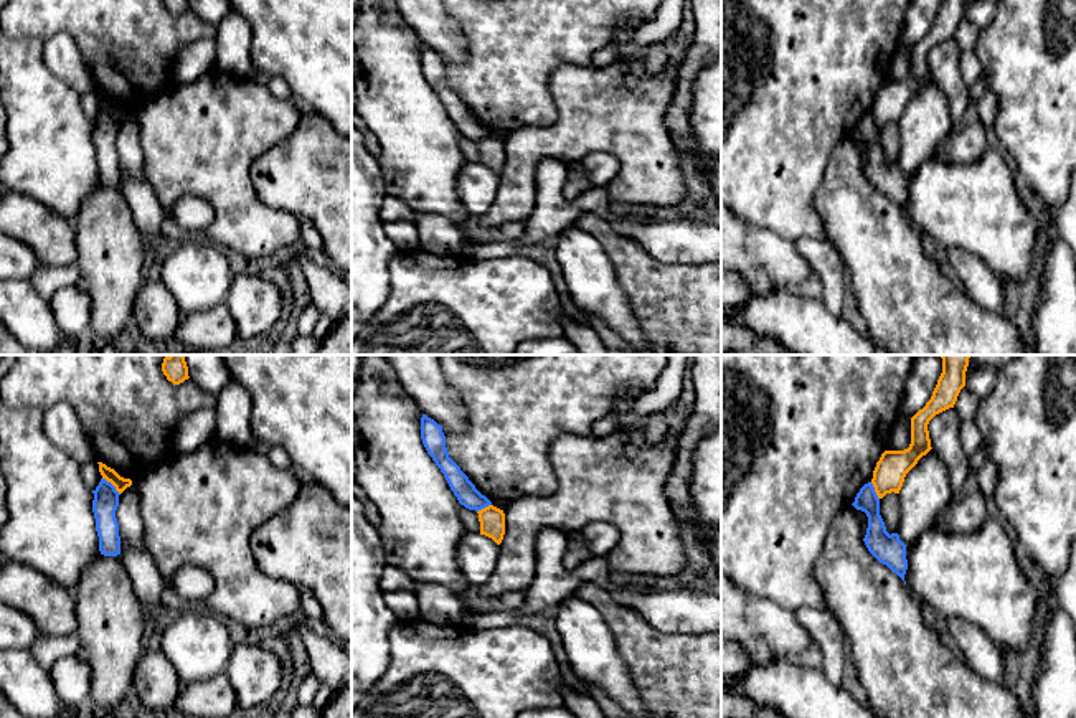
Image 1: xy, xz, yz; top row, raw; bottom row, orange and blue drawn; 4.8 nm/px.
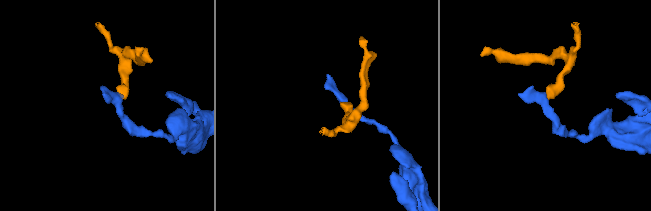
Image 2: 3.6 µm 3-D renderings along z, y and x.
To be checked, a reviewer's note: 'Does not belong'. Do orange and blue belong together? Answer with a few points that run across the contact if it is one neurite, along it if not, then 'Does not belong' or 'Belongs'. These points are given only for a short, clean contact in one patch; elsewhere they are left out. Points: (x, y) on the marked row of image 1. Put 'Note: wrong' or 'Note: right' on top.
Note: right
Line: xy (103, 477), (119, 494). Does not belong

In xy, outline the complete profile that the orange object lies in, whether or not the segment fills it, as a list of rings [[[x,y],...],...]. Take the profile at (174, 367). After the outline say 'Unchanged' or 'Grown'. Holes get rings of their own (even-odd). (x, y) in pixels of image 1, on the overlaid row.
[[[168,355],[163,358],[162,371],[168,381],[180,385],[188,380],[188,366],[183,355]]]. Unchanged

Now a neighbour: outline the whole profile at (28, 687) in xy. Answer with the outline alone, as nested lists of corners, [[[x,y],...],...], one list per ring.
[[[0,650],[0,692],[28,718],[59,718],[66,701],[56,693],[50,668],[41,667],[30,650]]]

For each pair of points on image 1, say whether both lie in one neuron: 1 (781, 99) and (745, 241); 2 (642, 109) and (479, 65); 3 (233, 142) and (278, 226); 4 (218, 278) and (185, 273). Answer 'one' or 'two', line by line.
1: two
2: two
3: one
4: one

